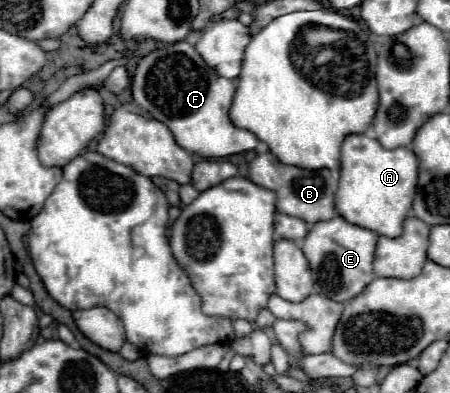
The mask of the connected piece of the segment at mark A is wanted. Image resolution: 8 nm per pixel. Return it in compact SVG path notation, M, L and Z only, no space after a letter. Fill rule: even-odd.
M365 134L347 136L341 146L341 178L335 196L337 212L351 224L369 228L379 236L397 238L411 210L417 188L417 168L417 156L411 148L385 150Z

